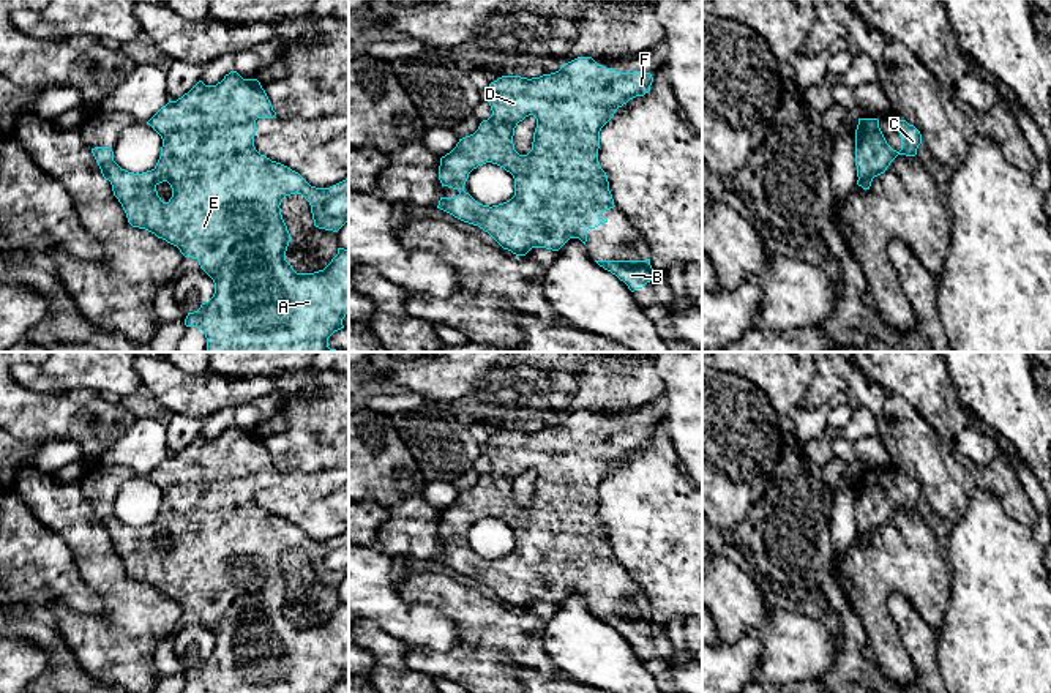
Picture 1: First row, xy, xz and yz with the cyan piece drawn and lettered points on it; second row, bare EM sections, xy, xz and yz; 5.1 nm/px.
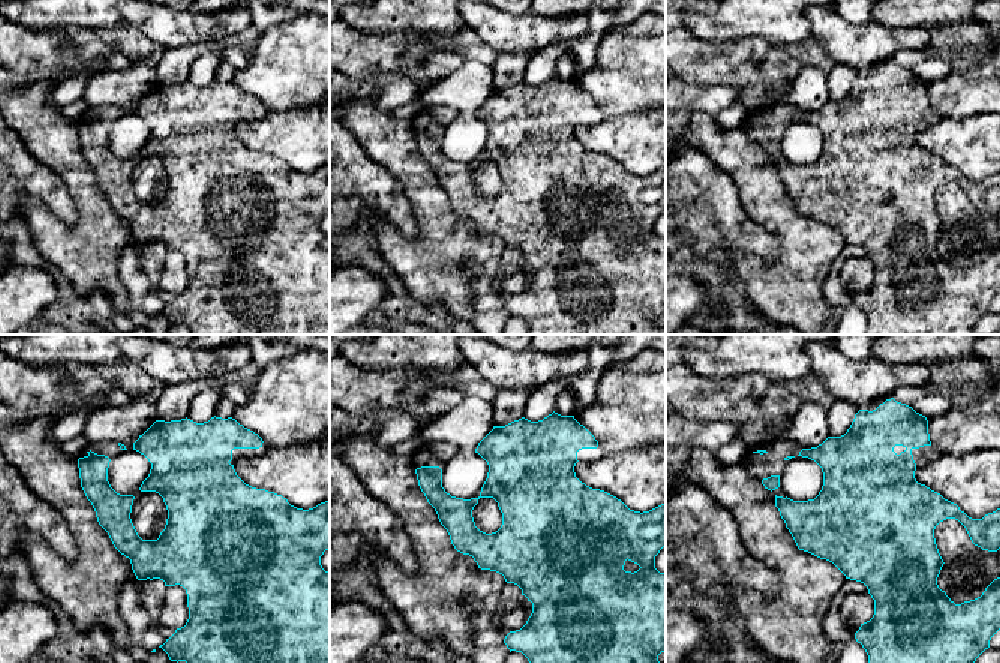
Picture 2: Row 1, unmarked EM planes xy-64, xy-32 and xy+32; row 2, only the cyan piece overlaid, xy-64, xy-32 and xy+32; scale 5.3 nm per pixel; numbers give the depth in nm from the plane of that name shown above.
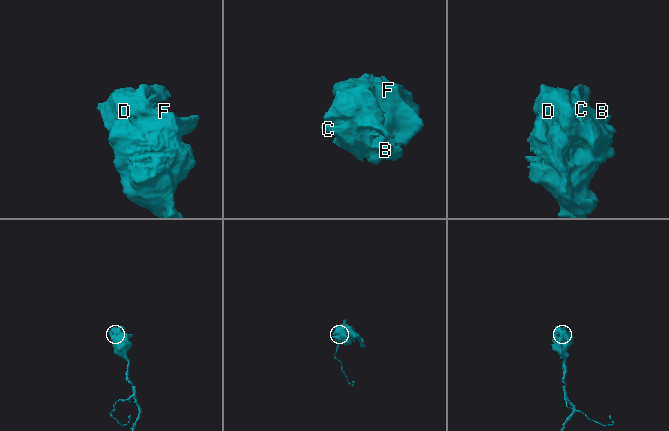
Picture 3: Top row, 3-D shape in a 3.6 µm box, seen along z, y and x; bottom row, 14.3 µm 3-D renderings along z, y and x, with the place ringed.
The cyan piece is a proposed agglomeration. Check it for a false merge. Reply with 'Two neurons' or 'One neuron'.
One neuron

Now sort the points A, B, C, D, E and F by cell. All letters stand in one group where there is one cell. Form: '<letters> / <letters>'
A B C D E F

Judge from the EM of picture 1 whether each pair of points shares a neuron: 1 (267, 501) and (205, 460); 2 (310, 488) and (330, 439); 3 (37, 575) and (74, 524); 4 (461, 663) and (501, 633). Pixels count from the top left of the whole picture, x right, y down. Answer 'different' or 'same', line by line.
1: different
2: different
3: different
4: same

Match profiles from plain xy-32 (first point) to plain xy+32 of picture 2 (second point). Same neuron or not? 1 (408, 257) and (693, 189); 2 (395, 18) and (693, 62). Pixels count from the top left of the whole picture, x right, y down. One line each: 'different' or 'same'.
1: different
2: different

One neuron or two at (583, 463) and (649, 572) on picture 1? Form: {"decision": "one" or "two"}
{"decision": "two"}

